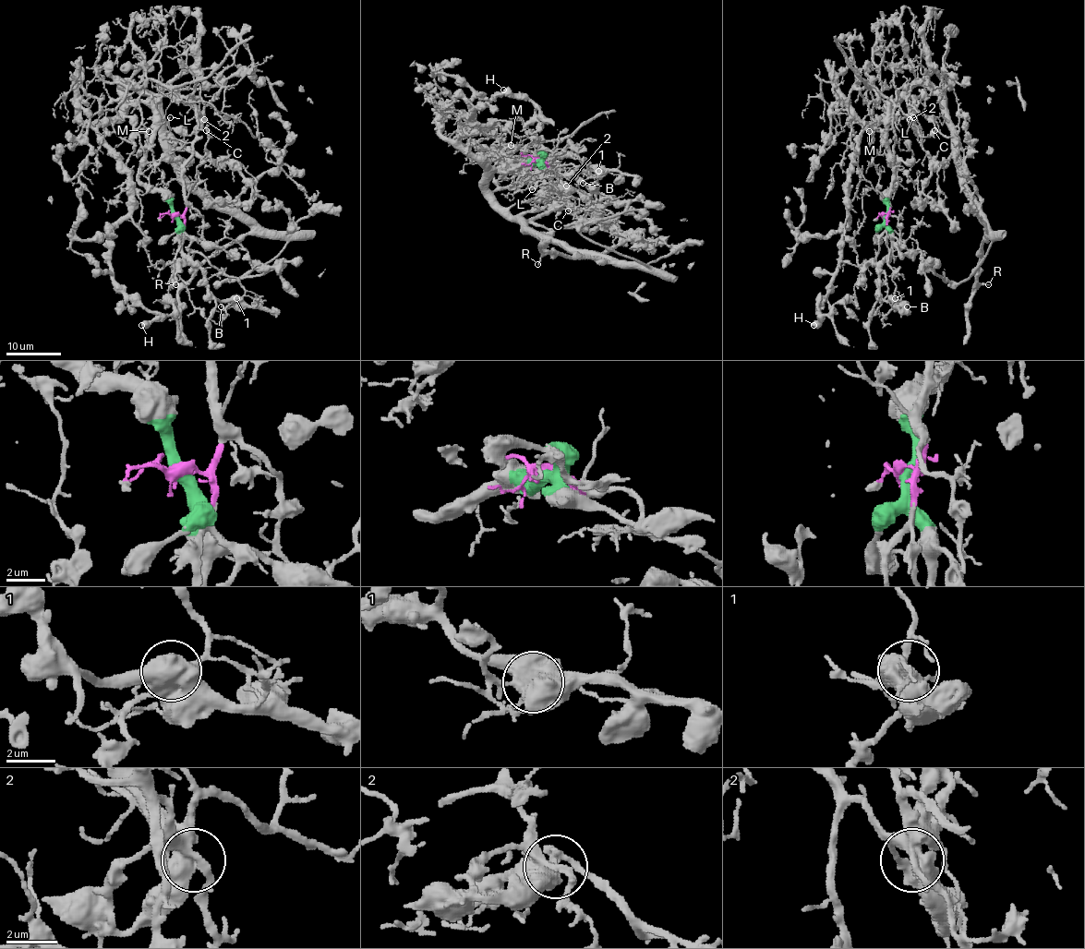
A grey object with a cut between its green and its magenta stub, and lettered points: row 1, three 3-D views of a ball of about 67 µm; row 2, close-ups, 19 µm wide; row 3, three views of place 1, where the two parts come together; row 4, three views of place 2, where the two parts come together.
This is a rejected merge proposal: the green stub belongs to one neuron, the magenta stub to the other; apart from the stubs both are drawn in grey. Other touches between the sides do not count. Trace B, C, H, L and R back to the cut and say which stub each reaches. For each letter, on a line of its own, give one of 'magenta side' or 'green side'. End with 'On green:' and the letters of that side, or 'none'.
B: magenta side
C: magenta side
H: green side
L: magenta side
R: green side
On green: H, R

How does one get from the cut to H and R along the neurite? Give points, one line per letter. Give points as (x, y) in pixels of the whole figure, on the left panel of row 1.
H: (174, 216), (139, 180), (153, 111), (130, 102), (98, 138), (127, 174), (111, 275), (155, 316), (141, 325)
R: (174, 216), (139, 180), (153, 111), (131, 99), (127, 85), (150, 99), (166, 157), (250, 228), (175, 285)

